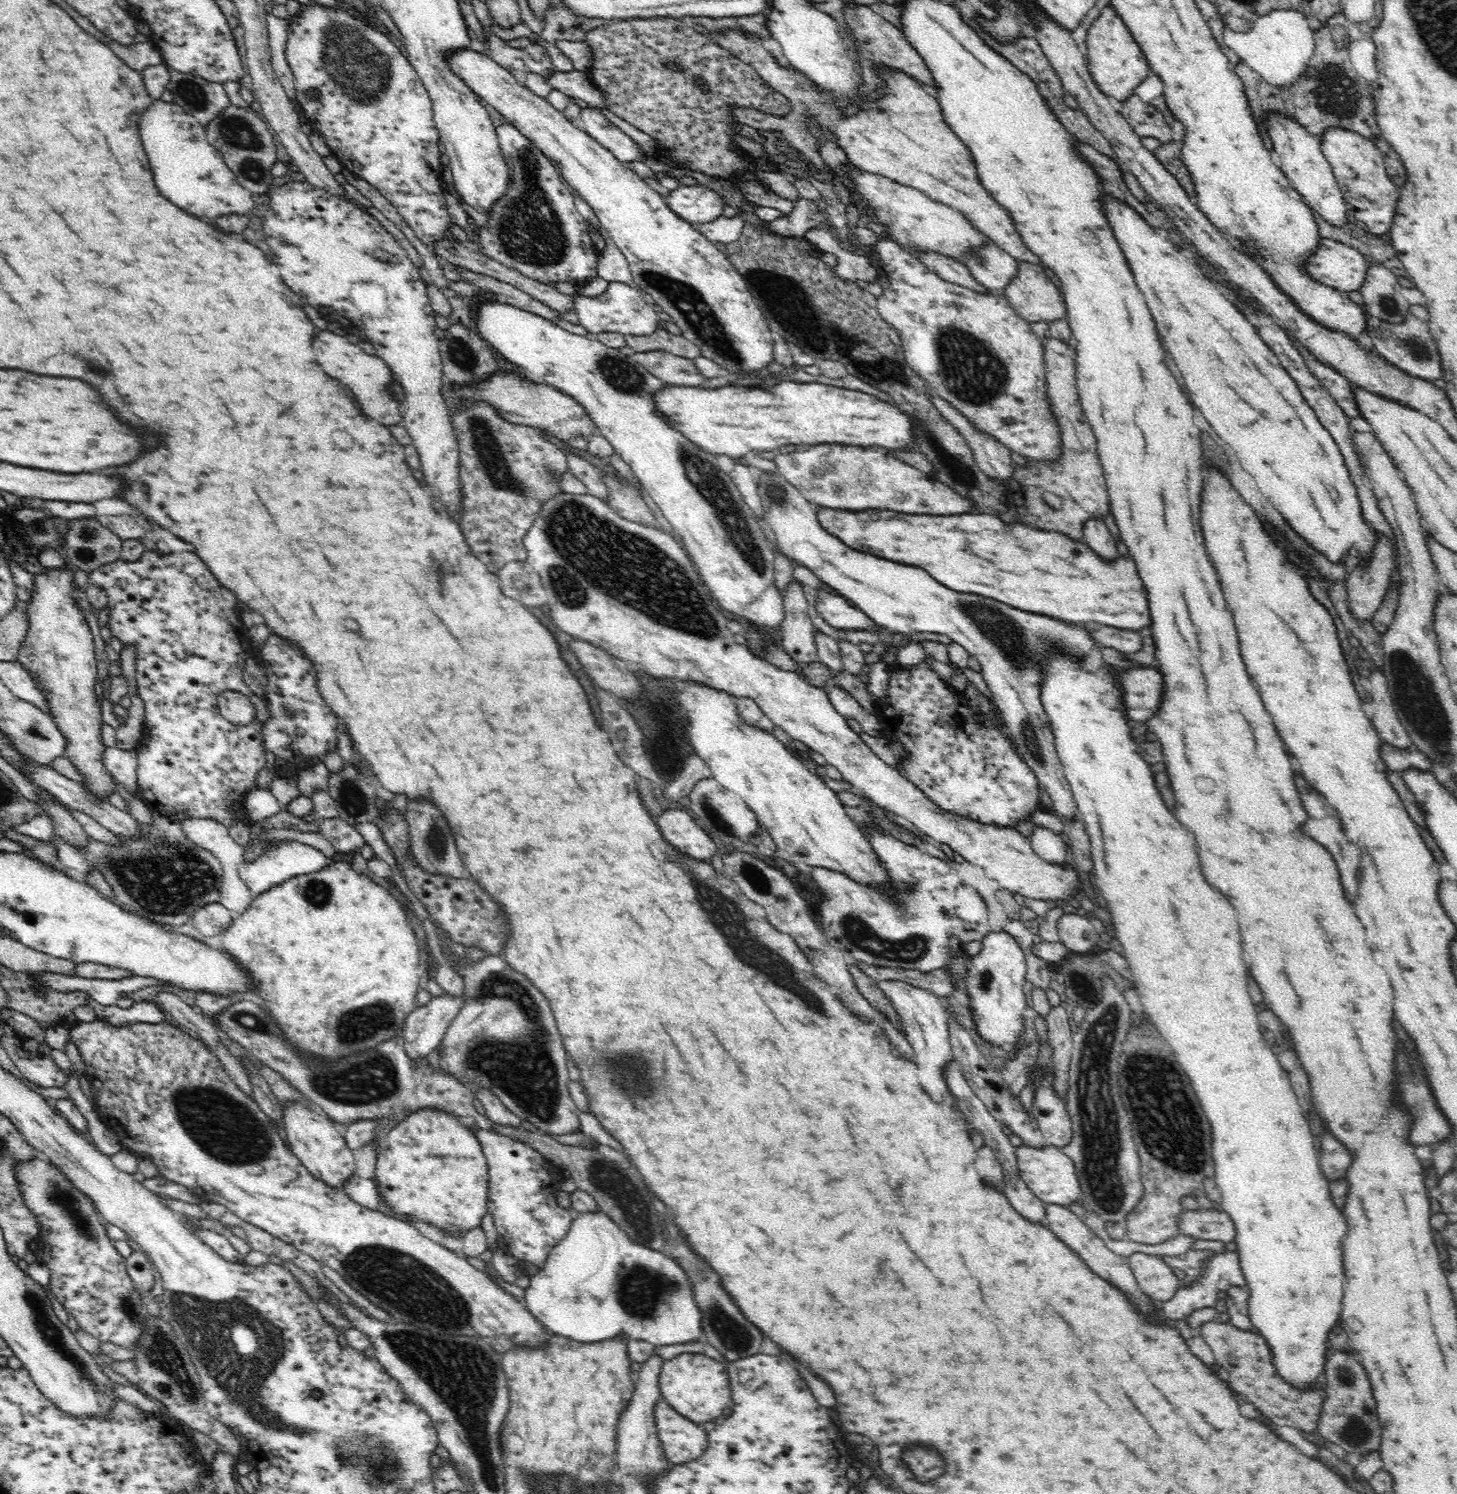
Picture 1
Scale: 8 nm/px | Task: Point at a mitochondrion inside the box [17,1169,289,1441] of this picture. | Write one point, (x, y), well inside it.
(46, 1329)

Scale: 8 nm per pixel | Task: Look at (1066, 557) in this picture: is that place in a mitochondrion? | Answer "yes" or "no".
no

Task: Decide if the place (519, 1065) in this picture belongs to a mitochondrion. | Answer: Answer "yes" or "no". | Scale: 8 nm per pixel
yes

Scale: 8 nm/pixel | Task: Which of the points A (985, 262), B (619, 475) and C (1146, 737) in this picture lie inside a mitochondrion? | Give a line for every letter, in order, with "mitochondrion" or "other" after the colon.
A: mitochondrion
B: other
C: other

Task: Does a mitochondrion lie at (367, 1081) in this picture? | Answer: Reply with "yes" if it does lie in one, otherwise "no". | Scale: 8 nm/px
yes

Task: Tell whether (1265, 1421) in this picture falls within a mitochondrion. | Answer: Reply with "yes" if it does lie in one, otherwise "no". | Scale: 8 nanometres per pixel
no

